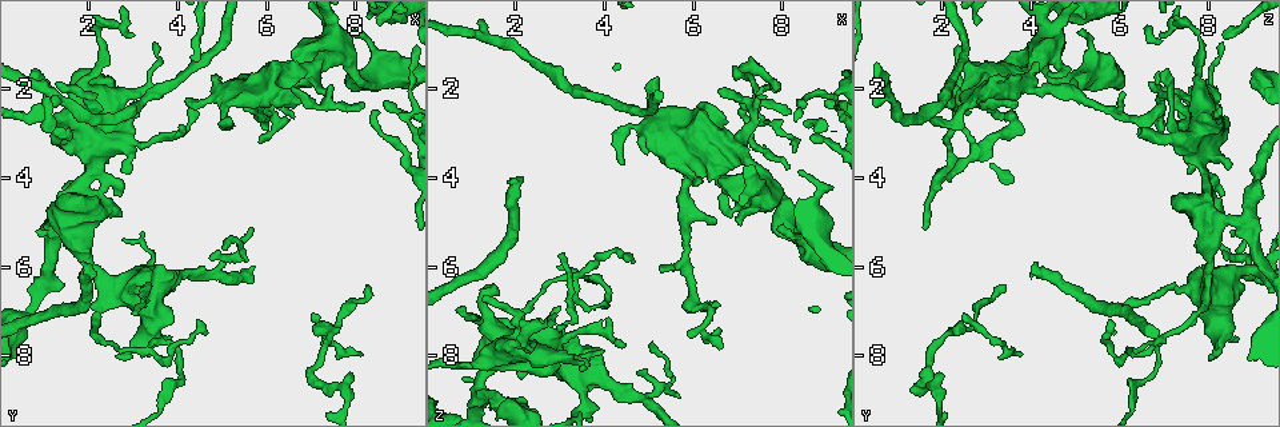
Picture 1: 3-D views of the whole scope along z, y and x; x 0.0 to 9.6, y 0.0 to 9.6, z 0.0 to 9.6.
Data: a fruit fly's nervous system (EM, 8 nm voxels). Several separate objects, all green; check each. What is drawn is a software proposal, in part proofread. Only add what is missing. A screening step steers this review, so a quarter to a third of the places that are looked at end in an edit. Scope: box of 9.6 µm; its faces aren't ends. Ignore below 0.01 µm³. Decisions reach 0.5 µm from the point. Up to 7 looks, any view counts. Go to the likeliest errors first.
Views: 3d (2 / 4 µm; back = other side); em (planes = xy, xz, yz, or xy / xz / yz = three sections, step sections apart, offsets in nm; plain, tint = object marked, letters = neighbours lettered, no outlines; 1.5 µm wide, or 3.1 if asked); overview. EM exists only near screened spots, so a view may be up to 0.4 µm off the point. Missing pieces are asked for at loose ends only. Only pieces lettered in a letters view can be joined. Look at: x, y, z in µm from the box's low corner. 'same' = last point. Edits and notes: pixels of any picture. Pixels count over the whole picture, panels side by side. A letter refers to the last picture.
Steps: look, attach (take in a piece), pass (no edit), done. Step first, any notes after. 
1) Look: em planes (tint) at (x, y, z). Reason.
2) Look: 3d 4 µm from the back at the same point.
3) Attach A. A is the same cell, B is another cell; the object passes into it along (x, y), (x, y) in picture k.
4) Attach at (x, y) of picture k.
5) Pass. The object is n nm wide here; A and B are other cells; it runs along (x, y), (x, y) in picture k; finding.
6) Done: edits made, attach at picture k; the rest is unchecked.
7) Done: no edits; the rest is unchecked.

Look: em xy step 4 (tint) at (8.70, 2.25, 3.05). Branch stops here.

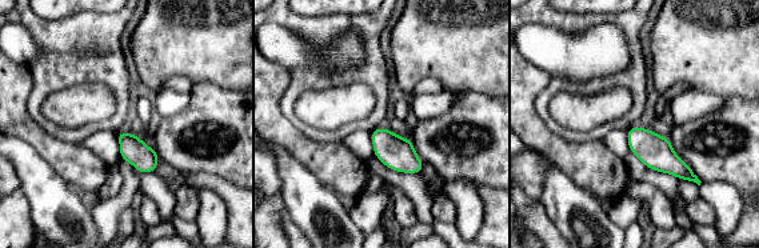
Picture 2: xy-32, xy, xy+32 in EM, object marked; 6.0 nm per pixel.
Look: em planes (letters) at the same point.

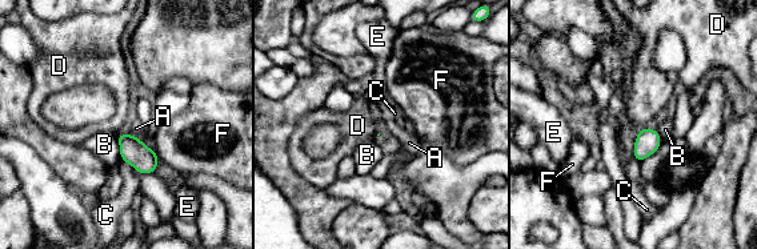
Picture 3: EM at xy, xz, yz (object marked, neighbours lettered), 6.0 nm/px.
Pass. A, B, C, D, E and F are other cells; no lettered piece goes on from it.

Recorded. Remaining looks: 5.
Look: 3d 2 µm at (4.05, 1.85, 7.95). Branch stops here.

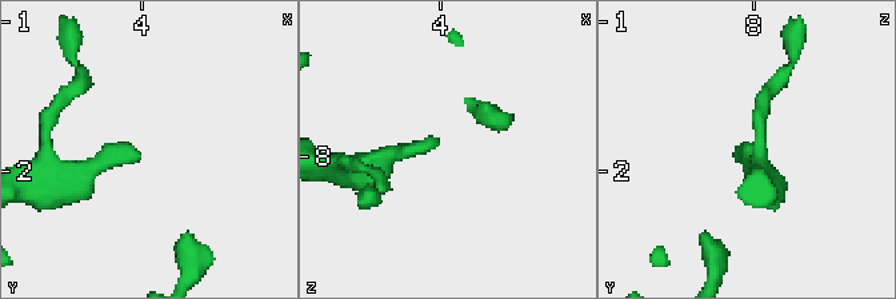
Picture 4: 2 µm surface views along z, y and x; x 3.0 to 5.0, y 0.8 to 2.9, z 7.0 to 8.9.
Look: em xy step 8 (tint) at (4.00, 1.90, 7.92).

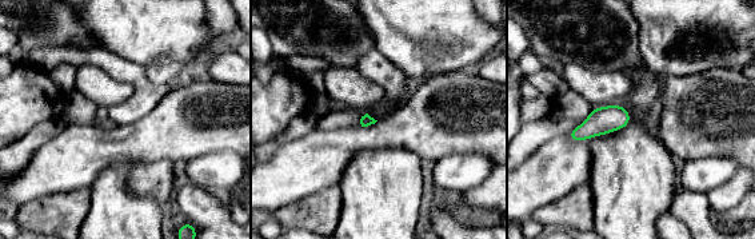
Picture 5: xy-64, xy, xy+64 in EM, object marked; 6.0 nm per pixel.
Look: em planes (letters) at the same point.

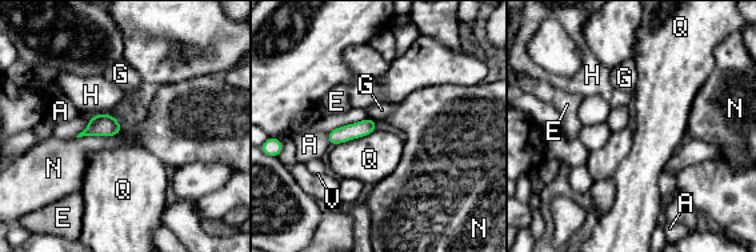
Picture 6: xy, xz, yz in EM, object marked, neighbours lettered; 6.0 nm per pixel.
Pass. A, E, G, H, N, Q and V are other cells; a border runs along (376, 130), (331, 147) in picture 6; no lettered piece goes on from it.

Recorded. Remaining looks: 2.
Done: no edits; the rest is unchecked.

